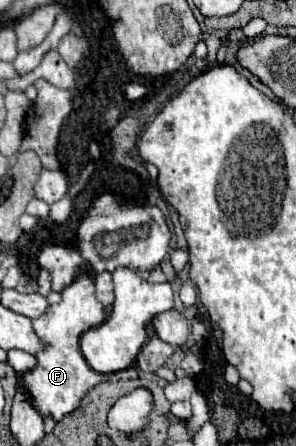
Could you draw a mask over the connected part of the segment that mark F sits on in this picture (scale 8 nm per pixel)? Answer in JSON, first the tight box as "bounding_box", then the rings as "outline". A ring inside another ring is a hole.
{"bounding_box":[17,273,137,423],"outline":[[[83,273],[75,283],[65,287],[69,291],[63,293],[63,301],[57,305],[51,305],[41,317],[33,319],[33,331],[41,341],[47,343],[45,349],[41,349],[35,359],[37,365],[25,373],[17,373],[17,381],[21,389],[29,395],[31,405],[41,413],[43,419],[51,417],[55,423],[65,419],[71,411],[79,407],[79,401],[87,395],[91,387],[103,381],[119,381],[119,379],[137,379],[137,367],[127,367],[123,371],[113,373],[97,373],[89,367],[81,353],[81,333],[85,333],[91,327],[97,327],[105,321],[107,313],[105,307],[95,299],[95,283],[89,273]]]}

